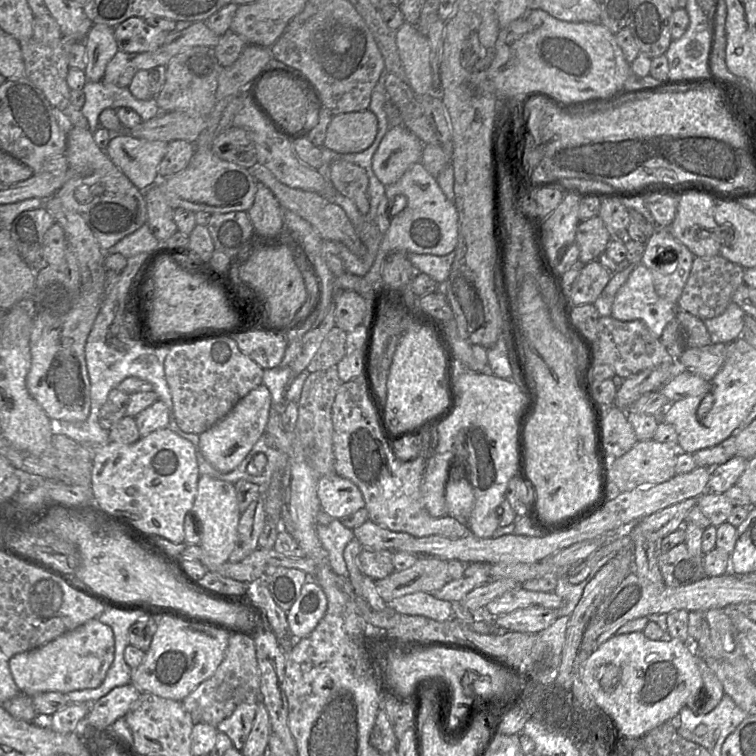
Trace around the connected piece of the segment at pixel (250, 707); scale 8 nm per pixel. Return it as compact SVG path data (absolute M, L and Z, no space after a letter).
M259 696L239 704L229 717L216 725L217 731L226 734L238 751L243 749L251 731L258 700Z

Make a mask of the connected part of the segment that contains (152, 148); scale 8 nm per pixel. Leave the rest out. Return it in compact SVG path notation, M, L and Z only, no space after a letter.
M111 133L104 151L138 190L146 191L158 180L157 167L165 155L167 145L163 141Z

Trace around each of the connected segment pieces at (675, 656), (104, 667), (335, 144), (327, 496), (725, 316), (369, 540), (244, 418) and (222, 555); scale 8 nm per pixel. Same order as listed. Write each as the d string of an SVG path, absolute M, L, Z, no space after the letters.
M642 632L615 635L599 645L582 662L580 679L594 704L612 717L625 739L640 739L683 707L695 713L701 695L705 697L698 653L680 640L649 640Z
M91 619L40 647L16 654L8 663L20 692L32 697L41 692L67 693L99 686L113 662L114 651L111 628Z
M370 110L333 115L324 146L340 154L358 153L373 144L377 131L377 118Z
M338 474L321 476L317 485L321 509L333 519L347 517L365 507L359 488Z
M730 303L721 315L704 320L712 344L730 343L742 336L746 313L737 304Z
M369 520L354 529L353 534L363 549L375 551L396 549L414 537L406 532L391 531Z
M263 384L251 390L218 423L199 435L198 447L204 458L219 472L236 469L265 432L271 407L271 394Z
M200 475L191 513L197 518L194 527L201 531L200 547L216 564L228 561L237 537L241 513L238 509L234 484L208 475Z

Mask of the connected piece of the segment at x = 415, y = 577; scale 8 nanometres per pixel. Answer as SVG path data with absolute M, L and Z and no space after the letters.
M430 558L417 559L410 568L394 571L389 576L375 581L375 586L387 604L408 594L431 593L441 589L448 582L447 560Z

